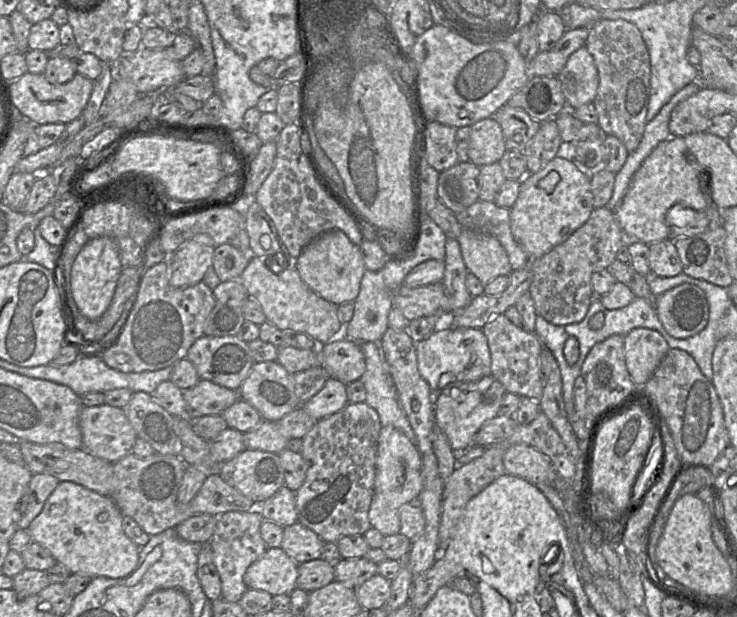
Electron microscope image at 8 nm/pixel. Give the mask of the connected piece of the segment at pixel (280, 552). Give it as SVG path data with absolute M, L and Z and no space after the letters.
M280 547L267 548L246 569L244 583L248 589L263 590L272 596L290 594L296 588L297 567L298 563Z

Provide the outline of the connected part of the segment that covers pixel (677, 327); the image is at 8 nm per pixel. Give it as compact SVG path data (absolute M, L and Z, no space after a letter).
M683 283L657 296L655 310L665 330L678 339L699 333L709 319L704 291L690 283Z

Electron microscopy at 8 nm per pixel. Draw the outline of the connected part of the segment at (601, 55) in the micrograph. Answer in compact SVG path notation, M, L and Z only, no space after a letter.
M601 19L590 26L584 45L594 59L598 71L599 84L593 104L598 114L598 125L603 136L613 135L626 147L628 153L639 146L646 122L650 99L650 57L647 46L637 26L623 19Z

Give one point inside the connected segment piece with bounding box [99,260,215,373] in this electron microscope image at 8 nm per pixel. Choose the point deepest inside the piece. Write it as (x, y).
(165, 321)

